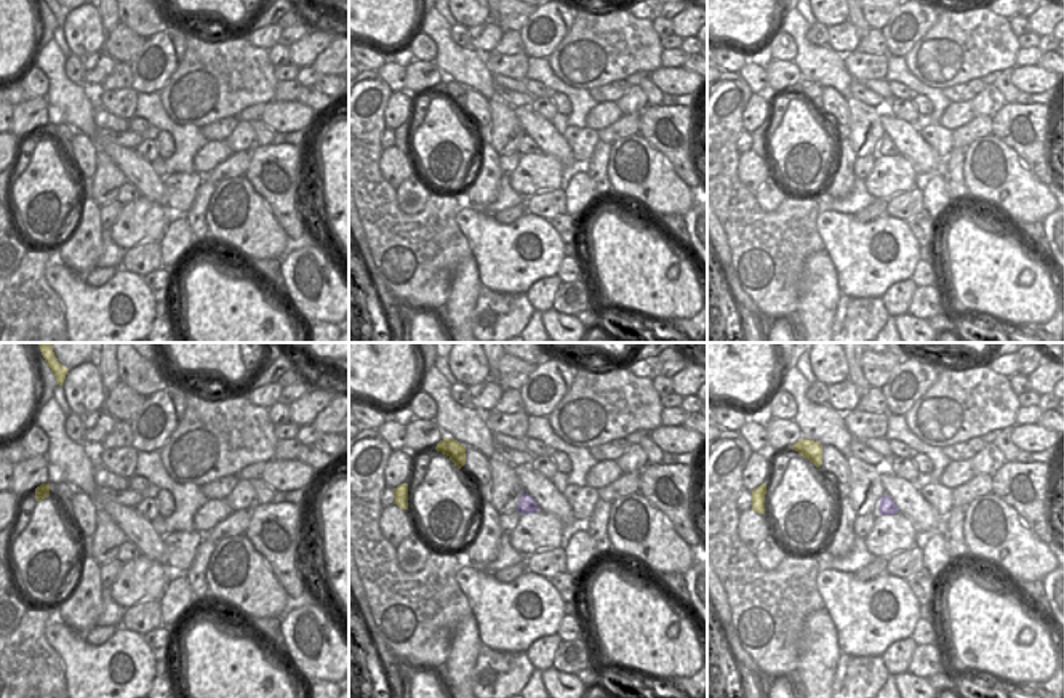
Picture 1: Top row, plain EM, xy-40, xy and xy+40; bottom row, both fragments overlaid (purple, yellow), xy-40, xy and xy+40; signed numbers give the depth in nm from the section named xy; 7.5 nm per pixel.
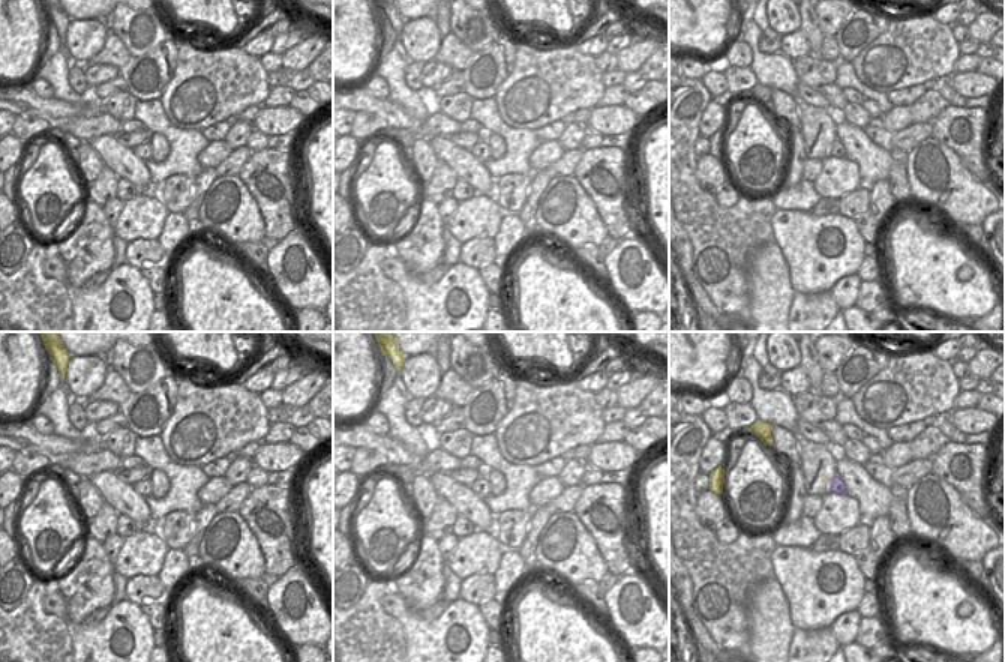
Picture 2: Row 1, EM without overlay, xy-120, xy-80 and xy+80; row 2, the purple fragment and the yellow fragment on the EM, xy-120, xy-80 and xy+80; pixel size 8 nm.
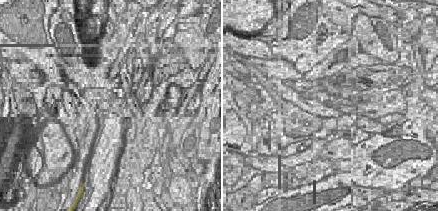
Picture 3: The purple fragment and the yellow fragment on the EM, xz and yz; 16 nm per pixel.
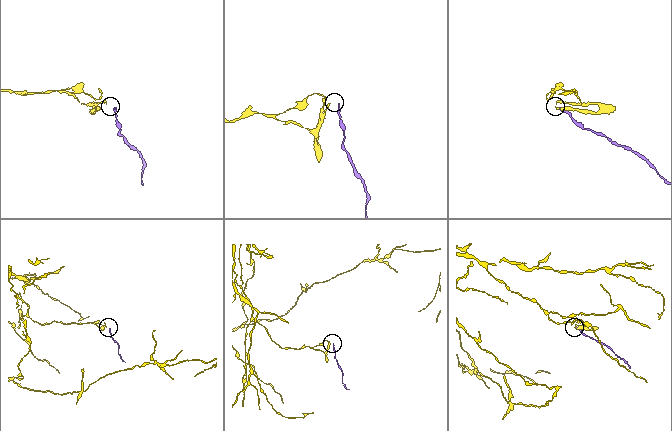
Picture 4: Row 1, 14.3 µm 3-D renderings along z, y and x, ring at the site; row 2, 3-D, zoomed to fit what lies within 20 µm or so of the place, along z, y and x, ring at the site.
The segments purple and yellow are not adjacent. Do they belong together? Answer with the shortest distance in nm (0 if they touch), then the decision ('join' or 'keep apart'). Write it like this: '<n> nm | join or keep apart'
480 nm | keep apart

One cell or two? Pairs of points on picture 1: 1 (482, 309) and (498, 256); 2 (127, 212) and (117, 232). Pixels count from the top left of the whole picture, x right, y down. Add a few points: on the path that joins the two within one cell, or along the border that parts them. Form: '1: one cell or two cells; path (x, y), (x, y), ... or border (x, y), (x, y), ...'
1: one cell; path (487, 296), (498, 282), (498, 269)
2: one cell; path (124, 216), (119, 228)

